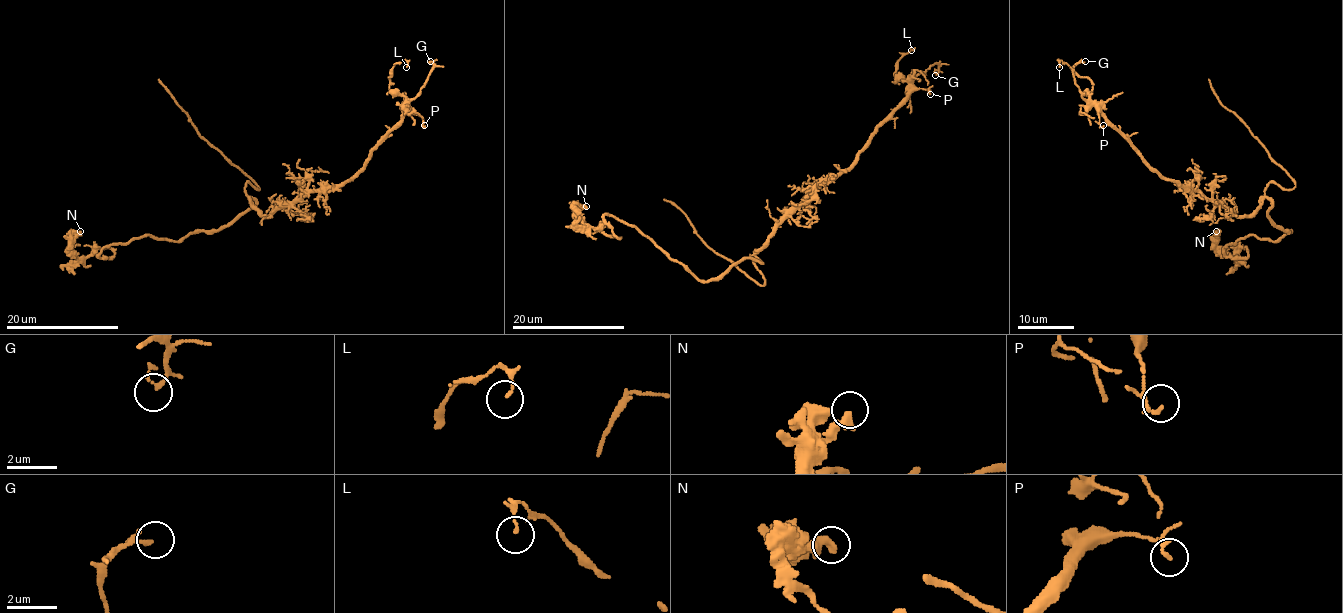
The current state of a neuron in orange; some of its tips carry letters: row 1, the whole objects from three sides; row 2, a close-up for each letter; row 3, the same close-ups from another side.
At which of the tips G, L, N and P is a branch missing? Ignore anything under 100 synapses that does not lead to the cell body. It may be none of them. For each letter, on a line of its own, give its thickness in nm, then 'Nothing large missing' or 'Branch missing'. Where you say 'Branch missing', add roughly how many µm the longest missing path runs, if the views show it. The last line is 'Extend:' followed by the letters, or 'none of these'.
G: Thickness 120 nm. Nothing large missing
L: Thickness 60 nm. Nothing large missing
N: Thickness 400 nm. Nothing large missing
P: Thickness 150 nm. Nothing large missing
Extend: none of these

